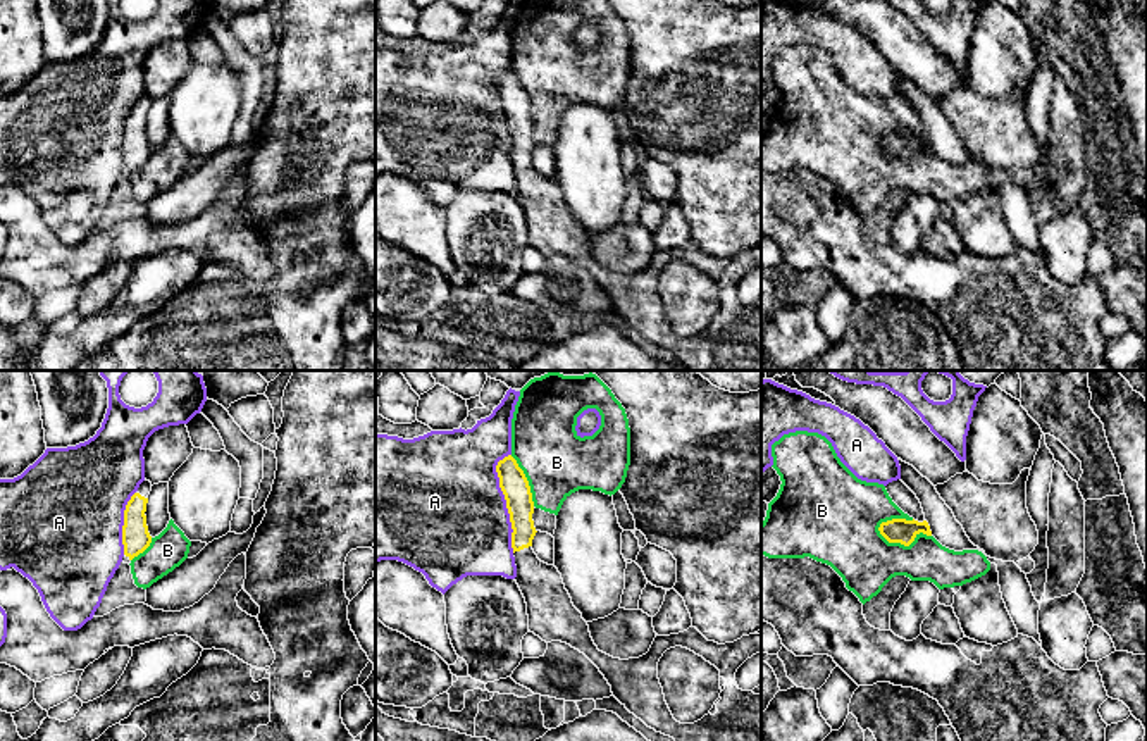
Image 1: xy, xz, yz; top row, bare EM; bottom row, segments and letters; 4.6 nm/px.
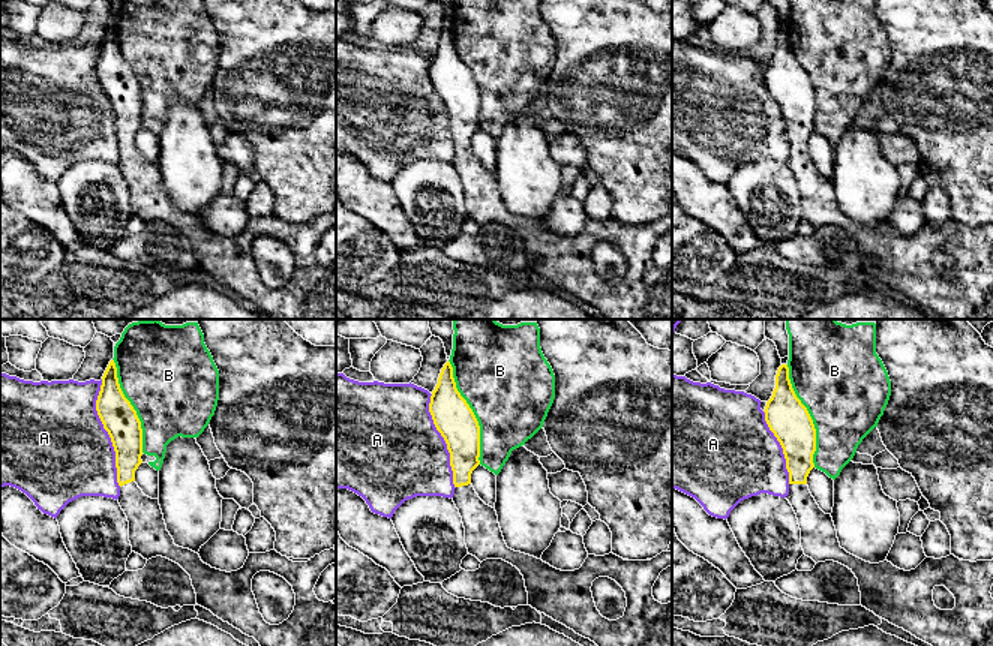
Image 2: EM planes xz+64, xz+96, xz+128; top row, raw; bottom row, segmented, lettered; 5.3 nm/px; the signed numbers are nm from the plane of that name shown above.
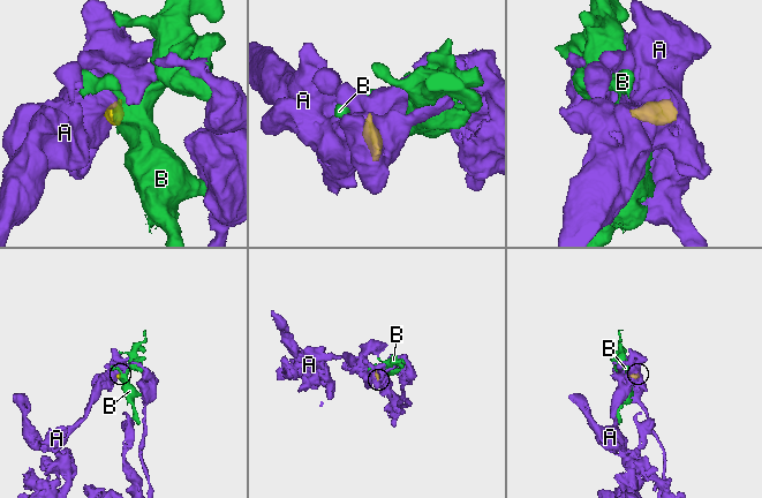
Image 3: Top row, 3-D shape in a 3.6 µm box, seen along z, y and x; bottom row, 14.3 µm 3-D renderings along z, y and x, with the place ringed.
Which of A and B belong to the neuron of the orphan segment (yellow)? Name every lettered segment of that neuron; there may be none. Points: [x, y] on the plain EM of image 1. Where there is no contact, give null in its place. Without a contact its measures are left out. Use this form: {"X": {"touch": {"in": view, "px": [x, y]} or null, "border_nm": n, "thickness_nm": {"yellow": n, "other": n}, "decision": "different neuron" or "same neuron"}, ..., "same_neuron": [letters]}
{"A": {"touch": {"in": "xz", "px": [507, 116]}, "border_nm": 460, "thickness_nm": {"yellow": 130, "other": 480}, "decision": "different neuron"}, "B": {"touch": {"in": "yz", "px": [903, 157]}, "border_nm": 260, "thickness_nm": {"yellow": 120, "other": 300}, "decision": "different neuron"}, "same_neuron": []}

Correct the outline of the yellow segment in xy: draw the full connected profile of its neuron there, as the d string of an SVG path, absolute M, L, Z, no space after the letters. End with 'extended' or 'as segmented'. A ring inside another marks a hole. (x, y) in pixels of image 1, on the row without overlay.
M145 93L124 124L122 159L129 174L143 167L152 157L145 129L150 105L152 97Z; extended

